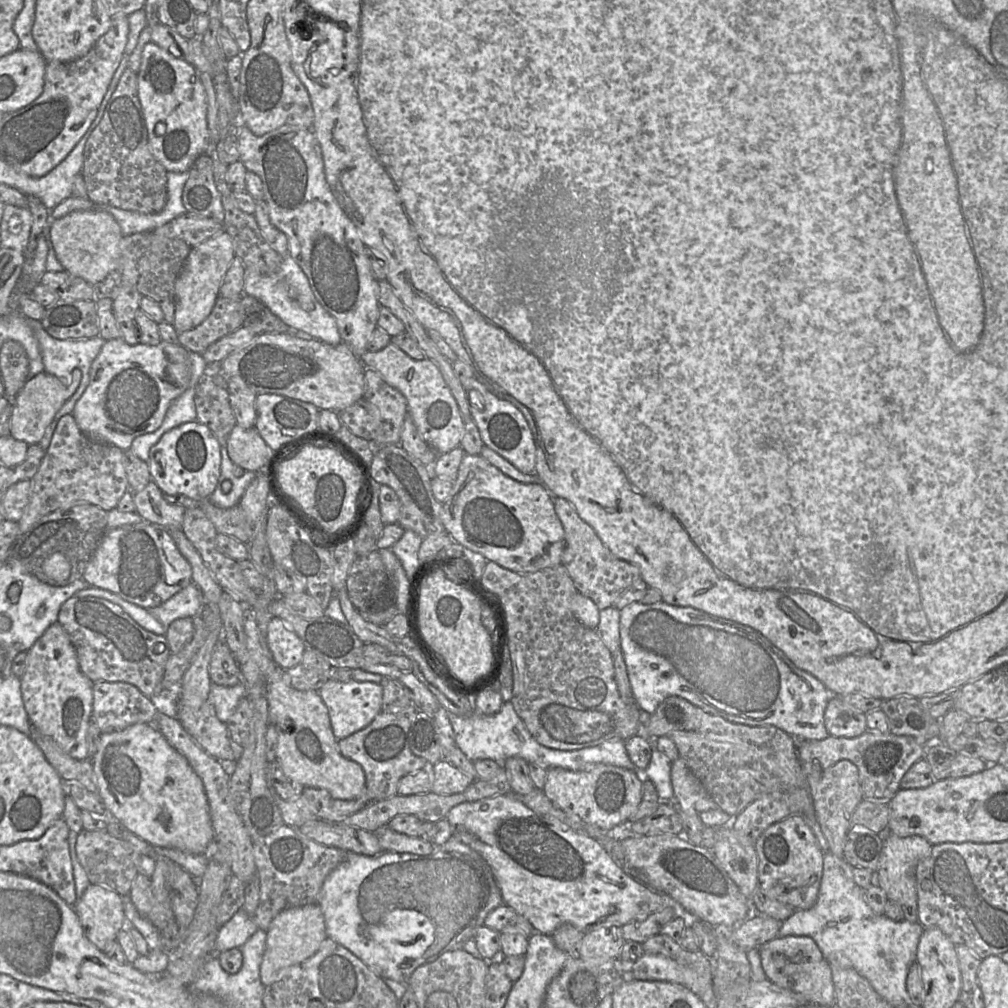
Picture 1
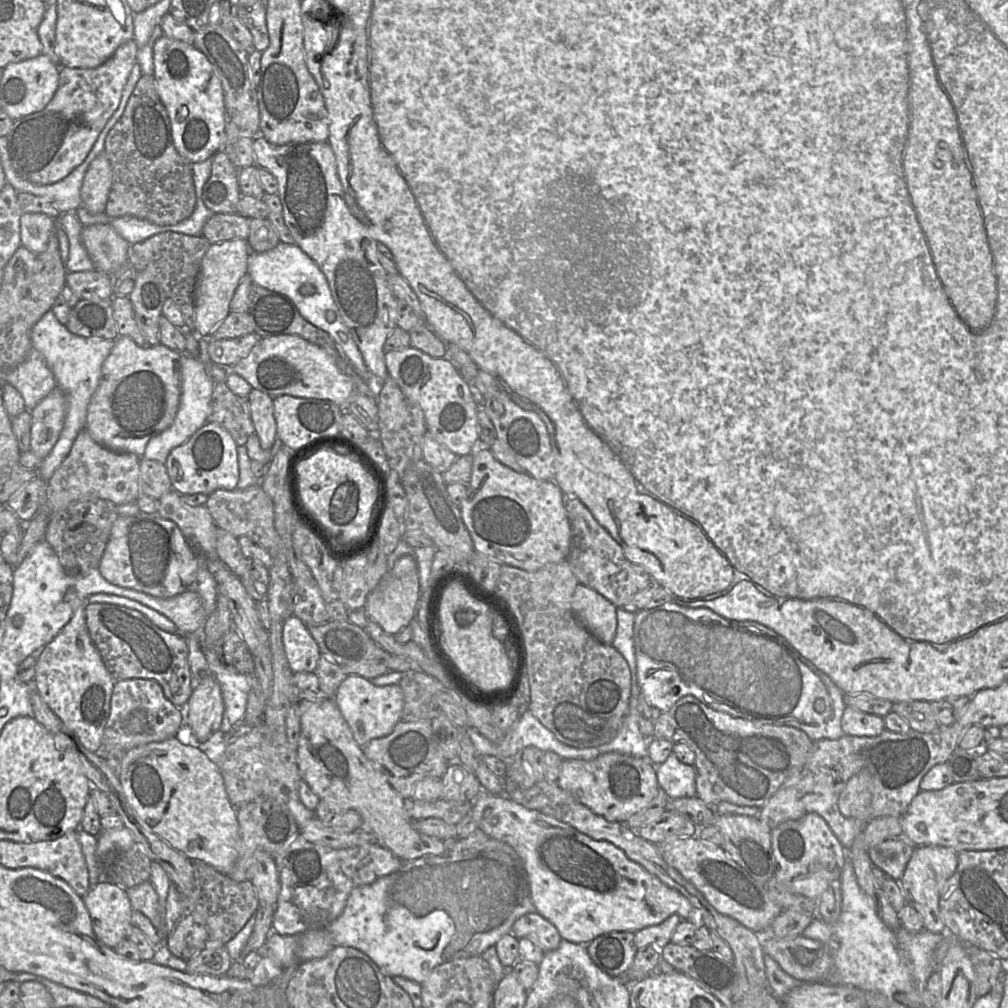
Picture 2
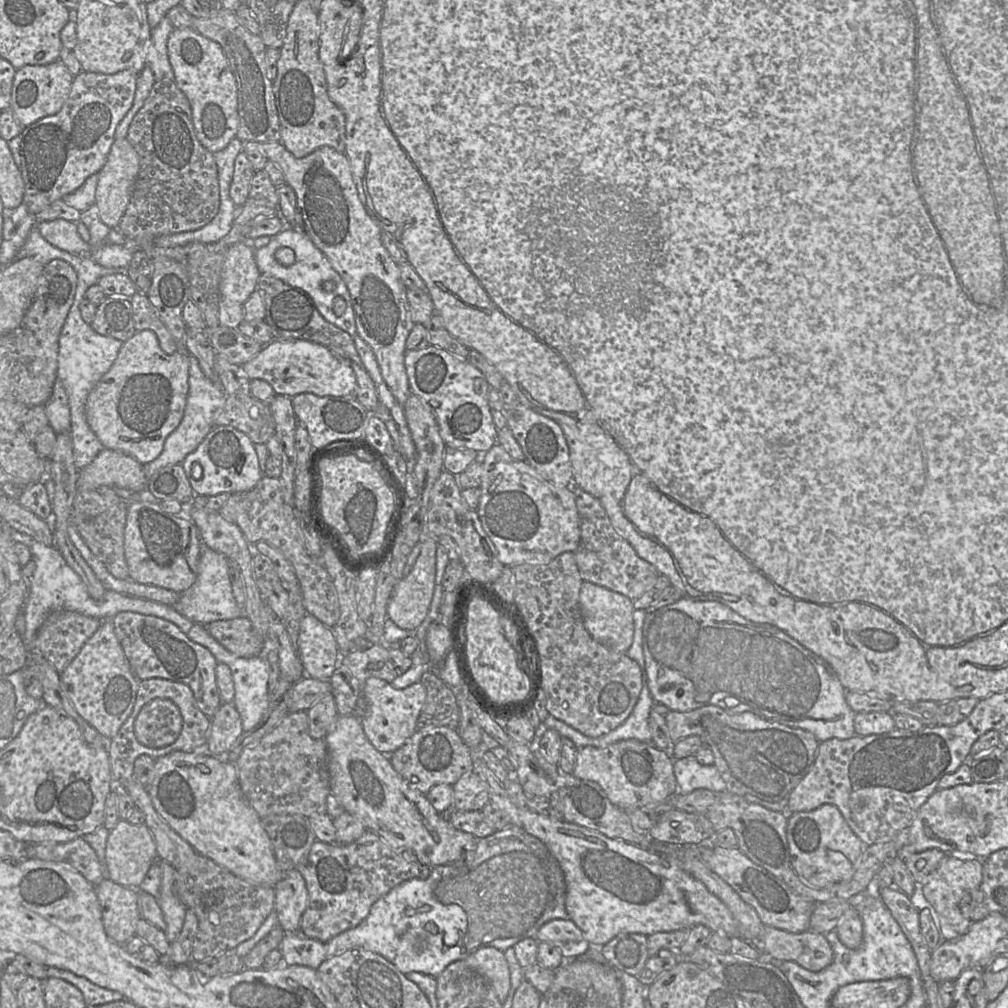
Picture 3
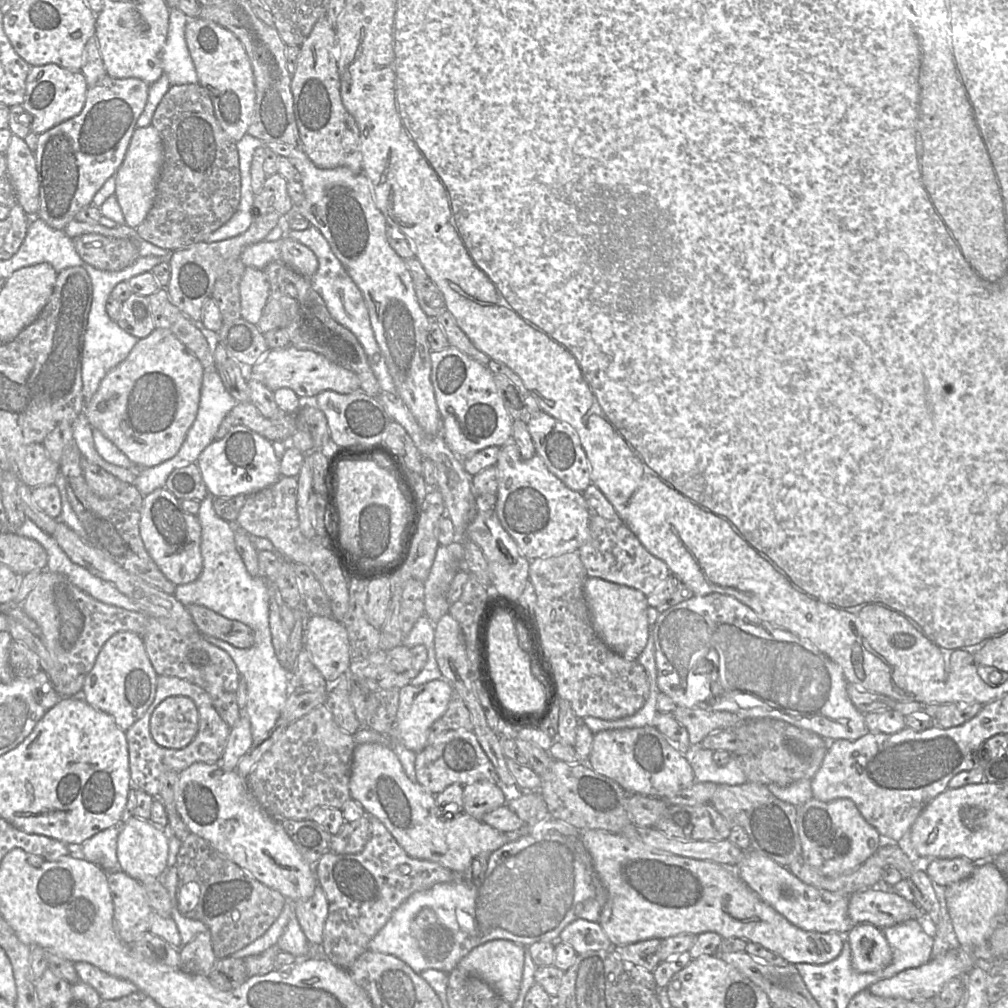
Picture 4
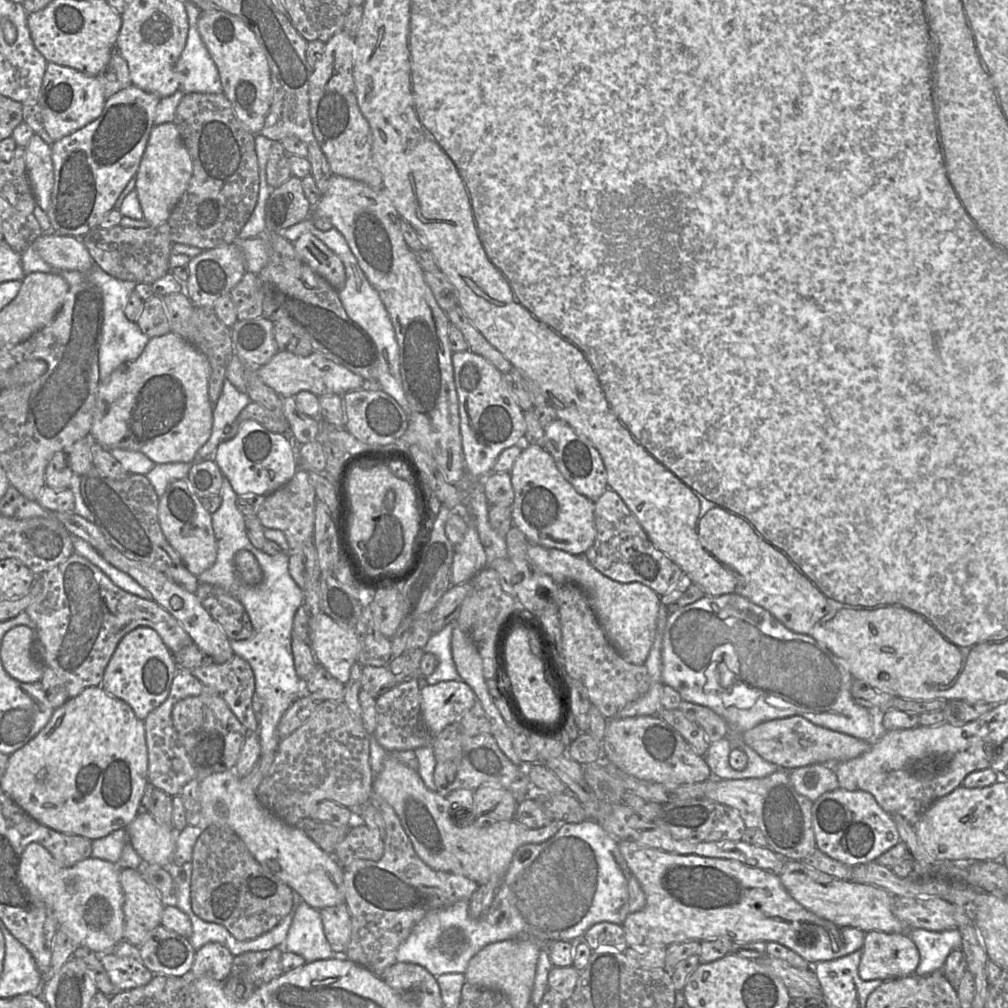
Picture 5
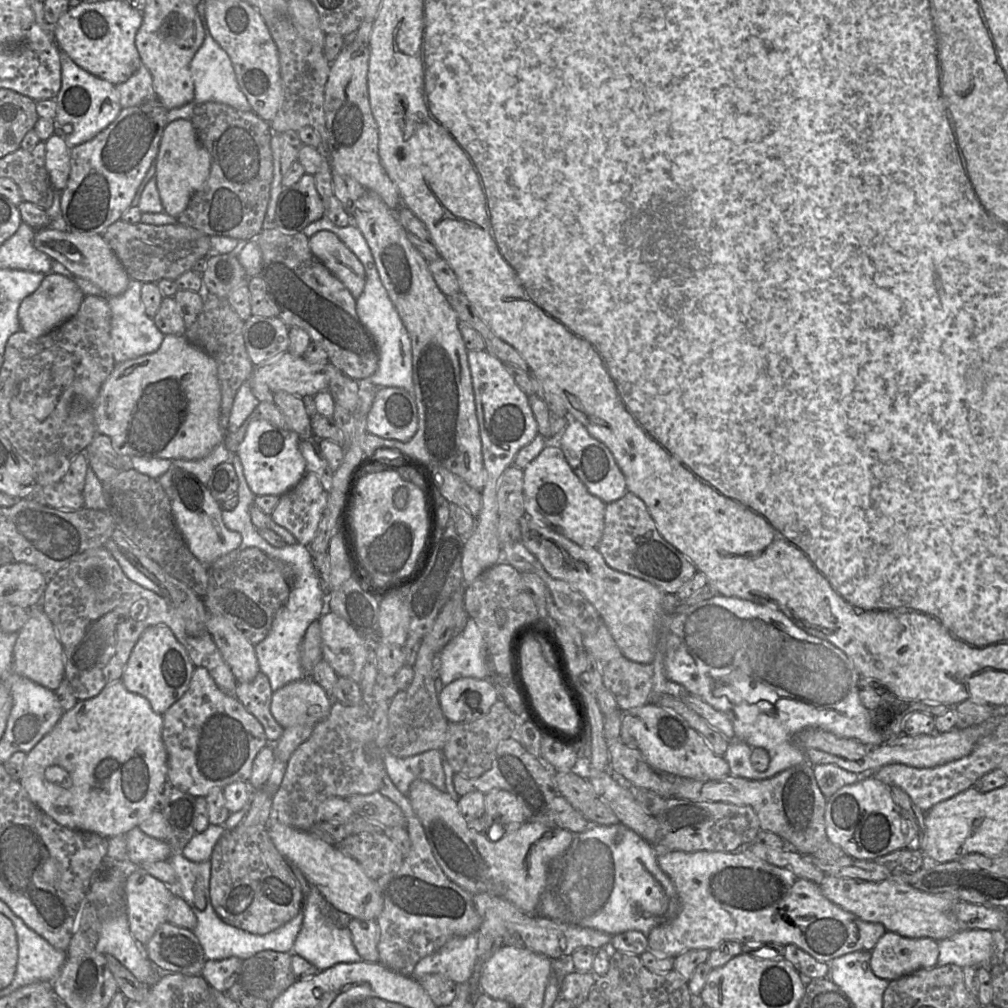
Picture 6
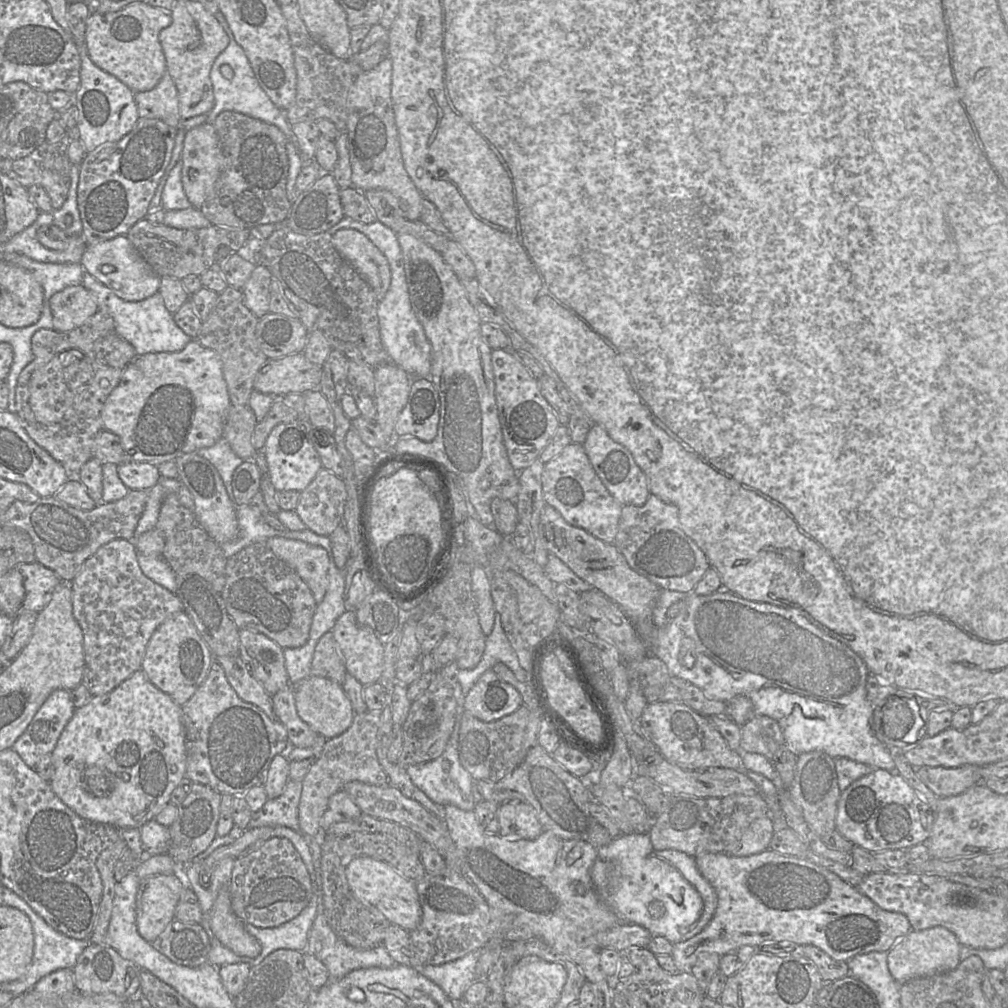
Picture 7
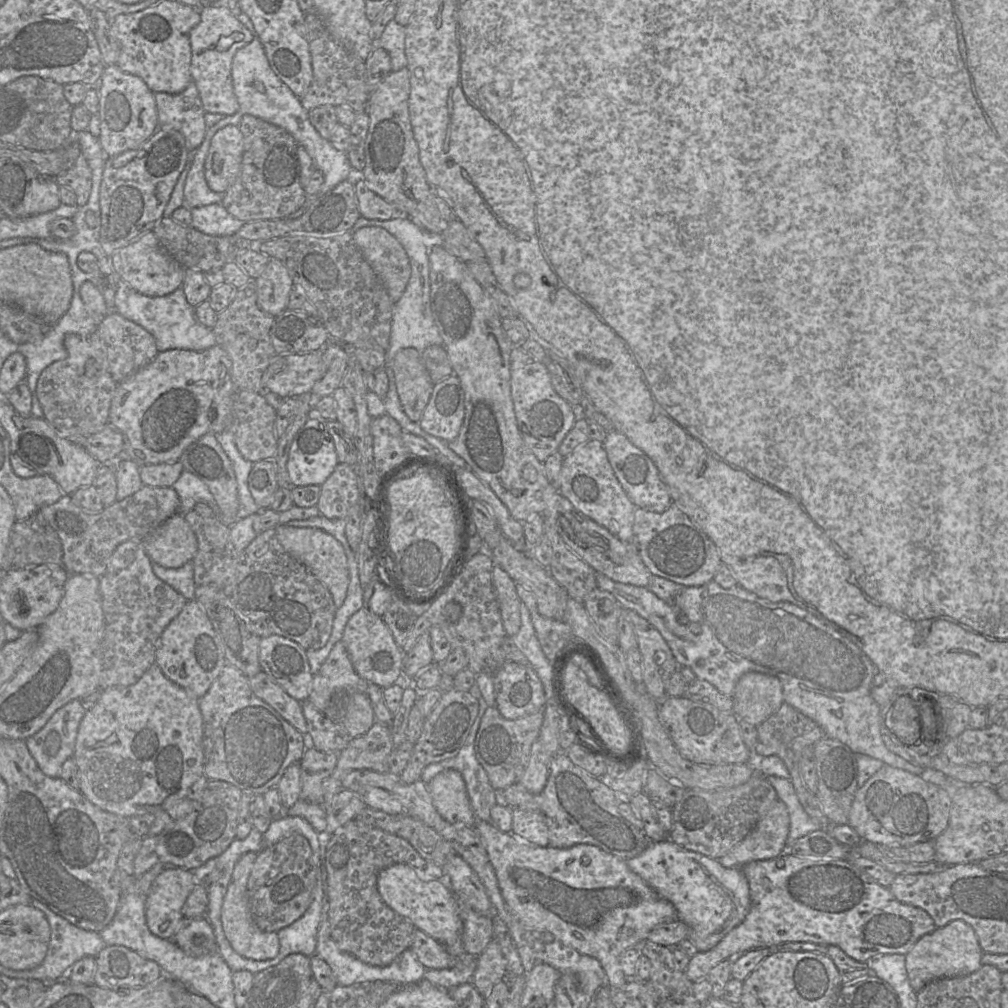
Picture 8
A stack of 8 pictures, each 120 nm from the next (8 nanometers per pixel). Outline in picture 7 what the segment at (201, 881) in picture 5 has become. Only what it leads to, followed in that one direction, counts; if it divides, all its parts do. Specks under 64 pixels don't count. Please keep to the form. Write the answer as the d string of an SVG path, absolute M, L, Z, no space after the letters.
M272 837L250 854L236 859L229 881L231 906L245 924L280 926L296 916L313 896L310 874L299 852L286 838Z

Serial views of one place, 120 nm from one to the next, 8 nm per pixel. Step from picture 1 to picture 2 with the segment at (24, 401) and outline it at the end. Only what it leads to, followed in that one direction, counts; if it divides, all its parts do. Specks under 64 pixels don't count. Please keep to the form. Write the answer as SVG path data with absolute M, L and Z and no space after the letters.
M56 387L30 412L31 451L42 461L57 442L67 410L67 397Z

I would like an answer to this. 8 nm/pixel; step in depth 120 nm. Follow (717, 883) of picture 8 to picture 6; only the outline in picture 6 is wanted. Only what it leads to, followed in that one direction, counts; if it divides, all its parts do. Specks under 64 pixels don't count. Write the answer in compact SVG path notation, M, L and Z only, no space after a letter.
M623 824L592 825L584 832L574 834L569 848L551 861L536 915L610 935L629 930L648 934L666 921L663 916L678 899L672 880L657 862L658 854L653 845Z

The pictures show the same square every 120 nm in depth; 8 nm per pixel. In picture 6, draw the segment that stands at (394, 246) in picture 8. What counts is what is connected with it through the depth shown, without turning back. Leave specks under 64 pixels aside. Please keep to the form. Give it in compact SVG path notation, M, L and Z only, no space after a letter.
M320 231L309 238L309 247L314 256L336 276L357 298L362 293L366 273L356 255L334 233Z

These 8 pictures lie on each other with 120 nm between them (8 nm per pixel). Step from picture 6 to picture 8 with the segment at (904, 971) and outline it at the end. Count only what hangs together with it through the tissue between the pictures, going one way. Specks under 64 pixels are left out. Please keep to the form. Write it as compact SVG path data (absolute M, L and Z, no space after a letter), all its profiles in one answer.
M962 920L951 921L922 936L905 955L910 985L917 993L933 980L971 974L982 966L983 953L974 929Z

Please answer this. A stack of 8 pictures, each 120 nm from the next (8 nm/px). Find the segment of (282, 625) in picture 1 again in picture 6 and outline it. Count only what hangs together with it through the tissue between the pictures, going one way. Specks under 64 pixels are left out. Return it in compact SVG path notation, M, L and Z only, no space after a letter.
M332 612L322 615L318 621L323 660L339 677L359 682L367 662L369 642Z

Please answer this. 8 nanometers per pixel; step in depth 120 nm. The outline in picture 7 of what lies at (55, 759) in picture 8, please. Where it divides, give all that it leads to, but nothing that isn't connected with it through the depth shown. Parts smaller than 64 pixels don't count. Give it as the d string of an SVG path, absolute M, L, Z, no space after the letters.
M54 690L15 741L12 749L29 767L36 767L44 755L51 755L74 711L70 691Z

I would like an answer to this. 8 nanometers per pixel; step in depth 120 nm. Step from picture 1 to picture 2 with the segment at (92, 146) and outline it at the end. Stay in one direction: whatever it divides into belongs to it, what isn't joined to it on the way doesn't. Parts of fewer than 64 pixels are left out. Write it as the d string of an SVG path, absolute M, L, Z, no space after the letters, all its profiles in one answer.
M142 75L141 78L136 83L133 93L127 102L123 115L107 134L103 153L106 155L107 159L109 160L113 173L112 186L105 209L105 213L109 217L113 218L113 217L132 216L142 220L146 220L148 222L151 222L159 226L168 226L168 225L177 224L189 218L193 214L199 199L194 182L193 163L190 163L184 157L182 157L175 148L170 119L167 110L163 105L159 97L159 94L157 92L156 81L153 76Z

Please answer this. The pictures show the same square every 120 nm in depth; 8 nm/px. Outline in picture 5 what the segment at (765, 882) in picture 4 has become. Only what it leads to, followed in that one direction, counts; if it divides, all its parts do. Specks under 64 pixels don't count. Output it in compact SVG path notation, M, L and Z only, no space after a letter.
M786 861L777 876L791 897L806 910L838 926L856 928L865 933L880 931L903 934L909 929L892 912L895 896L882 888L840 880L801 861Z

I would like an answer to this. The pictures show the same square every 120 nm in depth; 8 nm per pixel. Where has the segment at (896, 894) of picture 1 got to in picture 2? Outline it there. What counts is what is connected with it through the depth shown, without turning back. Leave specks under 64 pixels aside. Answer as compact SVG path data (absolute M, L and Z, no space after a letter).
M932 845L914 846L914 852L899 882L906 892L907 902L920 914L925 930L943 936L947 933L940 915L940 893L947 880L955 873L957 865L957 851L951 848Z

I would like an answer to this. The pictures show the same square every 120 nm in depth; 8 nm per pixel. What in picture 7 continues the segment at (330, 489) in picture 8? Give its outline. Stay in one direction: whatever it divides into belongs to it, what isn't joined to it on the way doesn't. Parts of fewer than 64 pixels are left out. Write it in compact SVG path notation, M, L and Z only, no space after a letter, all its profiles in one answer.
M322 468L300 492L295 512L307 529L318 535L329 536L342 525L346 500L345 480Z

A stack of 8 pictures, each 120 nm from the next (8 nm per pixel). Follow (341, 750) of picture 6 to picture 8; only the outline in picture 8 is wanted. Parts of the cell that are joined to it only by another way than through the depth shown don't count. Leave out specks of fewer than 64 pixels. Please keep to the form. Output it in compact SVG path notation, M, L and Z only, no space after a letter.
M377 720L365 734L352 738L348 745L338 753L335 769L322 783L321 806L325 812L330 812L333 799L343 789L342 779L348 772L369 769L387 773L388 758L392 748L389 726Z

